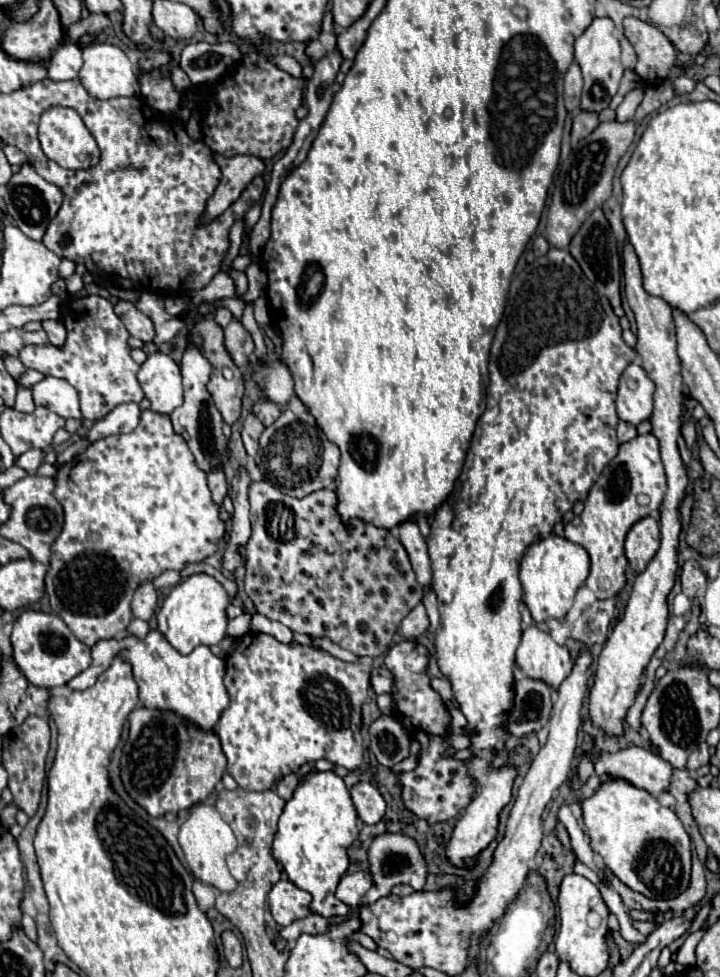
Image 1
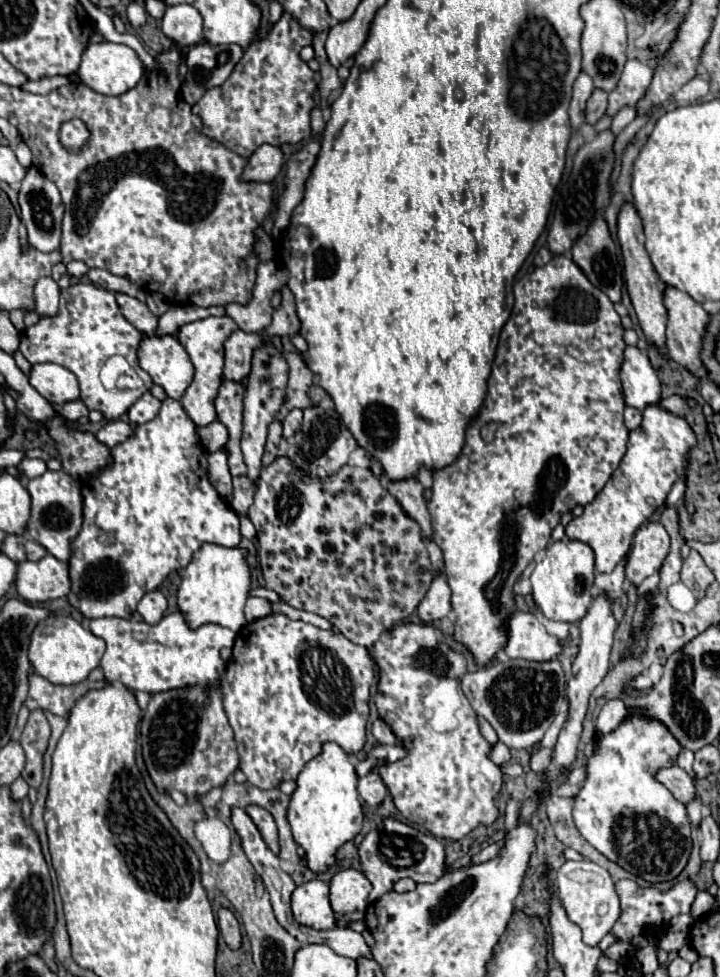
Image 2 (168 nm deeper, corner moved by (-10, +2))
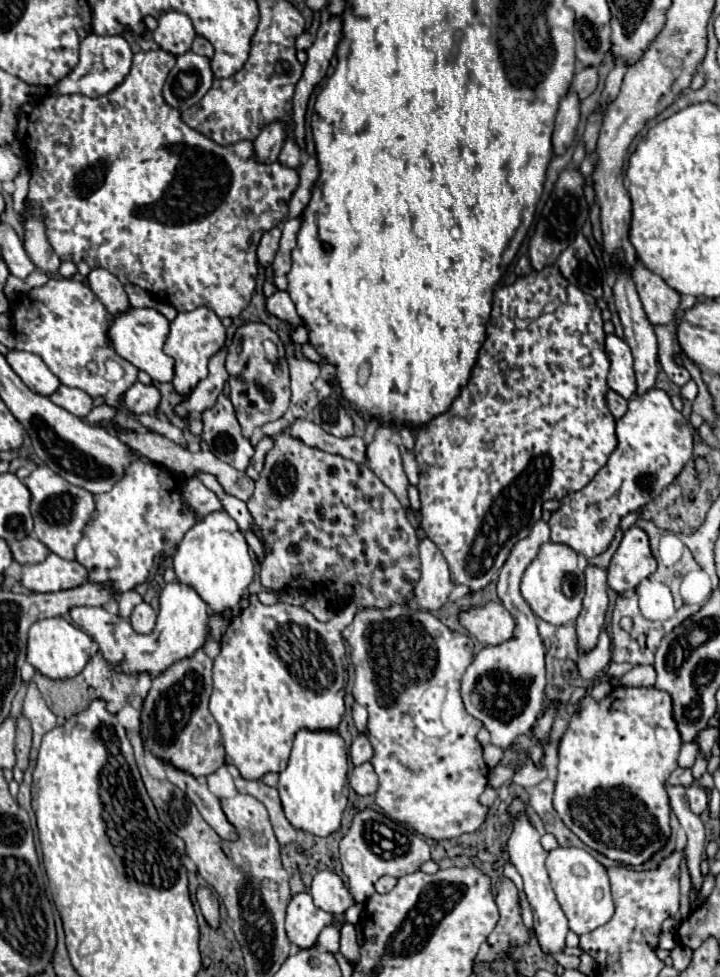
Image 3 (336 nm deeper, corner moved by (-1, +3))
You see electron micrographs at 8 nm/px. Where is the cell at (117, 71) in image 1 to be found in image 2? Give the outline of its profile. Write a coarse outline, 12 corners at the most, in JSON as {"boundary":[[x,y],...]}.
{"boundary":[[90,43],[78,81],[122,95],[142,77],[142,61],[122,43]]}

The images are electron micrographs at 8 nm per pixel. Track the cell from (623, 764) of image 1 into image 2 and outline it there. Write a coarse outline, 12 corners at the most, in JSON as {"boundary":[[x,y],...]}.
{"boundary":[[678,765],[658,771],[658,781],[684,805],[698,799],[692,777]]}

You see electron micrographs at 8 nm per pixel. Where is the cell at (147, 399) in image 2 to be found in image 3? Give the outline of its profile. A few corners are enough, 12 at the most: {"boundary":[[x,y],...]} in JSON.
{"boundary":[[135,382],[125,392],[131,414],[151,414],[159,406],[159,390]]}

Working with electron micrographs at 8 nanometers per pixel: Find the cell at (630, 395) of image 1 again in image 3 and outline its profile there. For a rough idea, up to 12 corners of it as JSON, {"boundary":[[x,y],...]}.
{"boundary":[[609,334],[607,384],[629,400],[637,392],[631,348]]}

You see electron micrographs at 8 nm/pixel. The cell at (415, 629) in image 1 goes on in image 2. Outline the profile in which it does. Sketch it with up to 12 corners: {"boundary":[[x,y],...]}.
{"boundary":[[438,573],[418,605],[418,617],[432,623],[450,613],[450,587]]}

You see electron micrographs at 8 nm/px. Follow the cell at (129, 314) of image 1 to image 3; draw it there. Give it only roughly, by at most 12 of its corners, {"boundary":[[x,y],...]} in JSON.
{"boundary":[[95,268],[87,276],[111,316],[131,310],[123,284]]}

